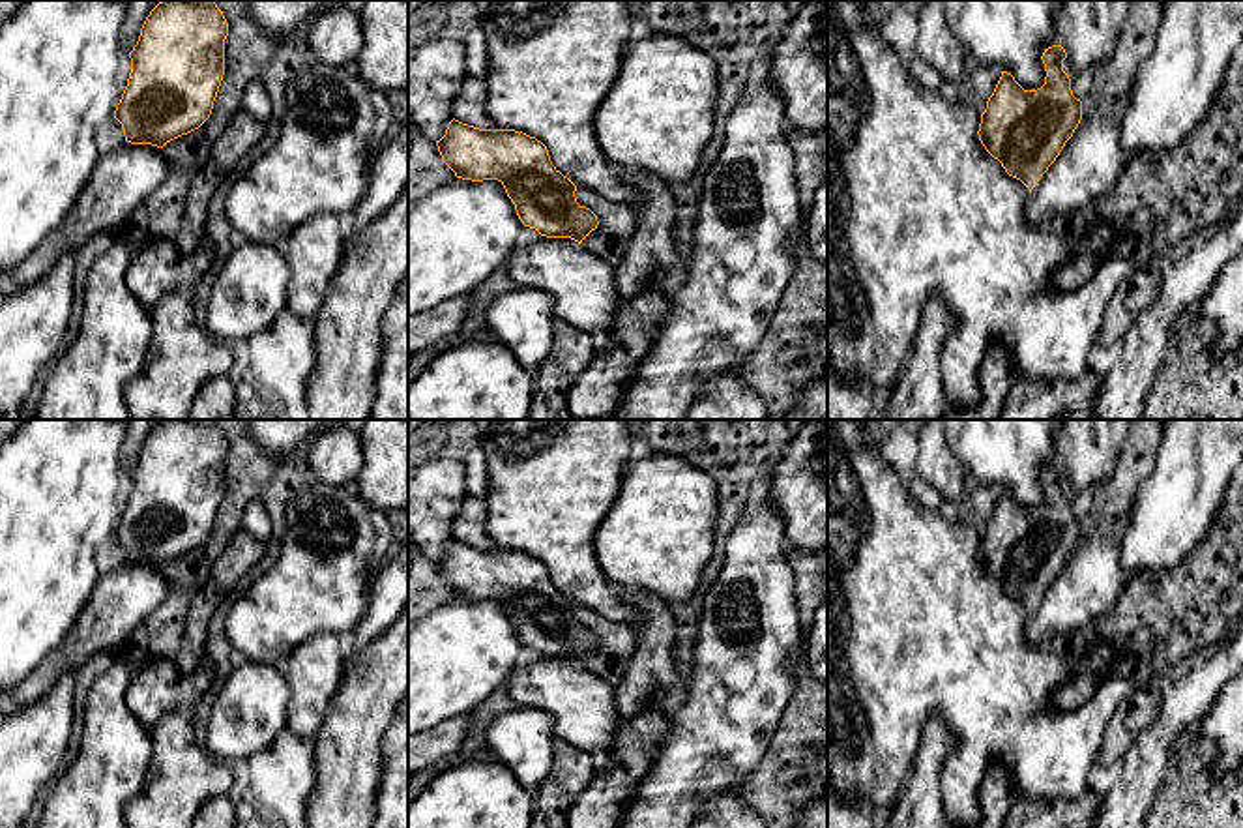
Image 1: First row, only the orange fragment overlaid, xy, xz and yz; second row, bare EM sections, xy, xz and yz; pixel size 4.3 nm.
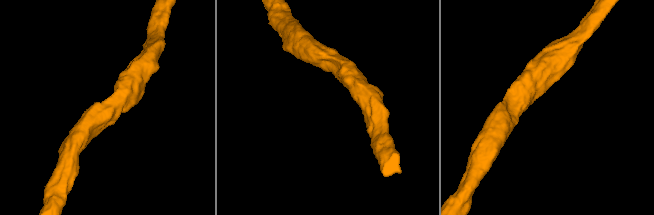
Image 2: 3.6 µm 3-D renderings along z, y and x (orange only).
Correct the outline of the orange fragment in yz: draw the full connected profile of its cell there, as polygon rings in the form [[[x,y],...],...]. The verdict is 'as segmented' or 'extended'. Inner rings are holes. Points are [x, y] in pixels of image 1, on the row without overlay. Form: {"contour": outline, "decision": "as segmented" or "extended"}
{"contour": [[[1061,465],[1045,468],[1046,496],[1037,510],[1024,510],[1011,493],[1002,491],[977,551],[985,569],[1030,609],[1026,637],[1035,646],[1061,646],[1071,635],[1088,631],[1138,579],[1119,560],[1127,519],[1103,521],[1084,538],[1082,521],[1073,515],[1063,491],[1065,478]]], "decision": "extended"}

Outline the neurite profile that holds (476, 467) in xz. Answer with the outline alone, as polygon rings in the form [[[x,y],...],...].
[[[475,446],[464,457],[466,495],[485,500],[487,496],[487,461],[481,446]]]

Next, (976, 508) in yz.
[[[977,487],[972,495],[962,493],[955,500],[945,500],[938,511],[945,519],[968,523],[977,534],[983,534],[1000,496],[1000,487]]]

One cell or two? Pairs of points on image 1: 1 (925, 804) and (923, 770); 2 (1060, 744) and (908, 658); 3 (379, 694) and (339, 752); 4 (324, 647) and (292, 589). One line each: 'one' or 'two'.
1: one
2: one
3: one
4: two

